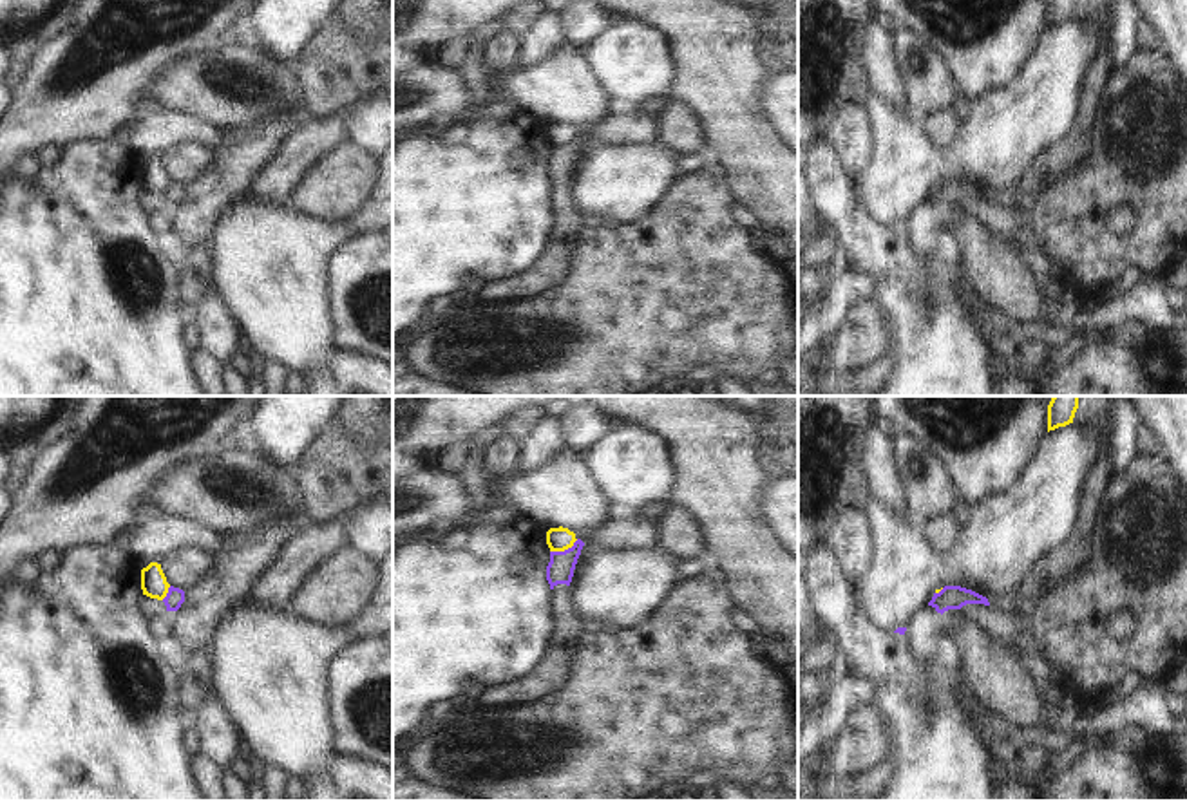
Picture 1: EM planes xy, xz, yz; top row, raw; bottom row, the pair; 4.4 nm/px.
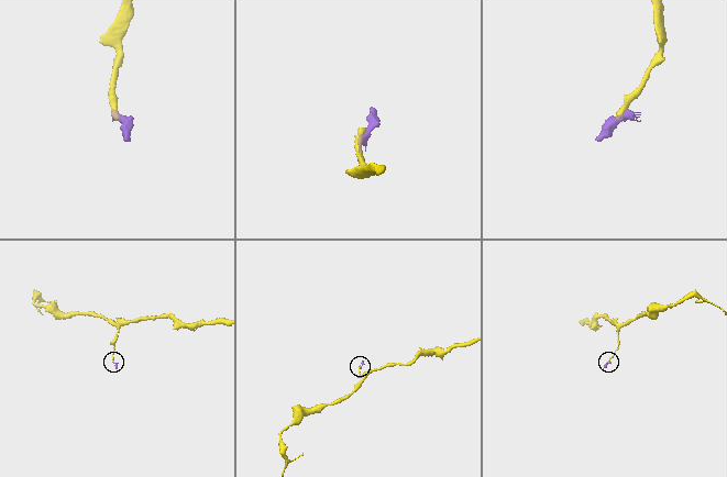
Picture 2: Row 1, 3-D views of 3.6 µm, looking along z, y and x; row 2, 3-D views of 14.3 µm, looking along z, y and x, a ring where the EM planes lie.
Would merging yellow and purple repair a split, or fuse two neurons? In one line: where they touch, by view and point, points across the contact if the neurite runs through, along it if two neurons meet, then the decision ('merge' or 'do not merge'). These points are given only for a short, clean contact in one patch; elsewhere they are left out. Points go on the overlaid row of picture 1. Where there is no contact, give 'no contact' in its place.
xz (563, 550) | along xz (578, 539), (563, 550), (550, 552) | do not merge

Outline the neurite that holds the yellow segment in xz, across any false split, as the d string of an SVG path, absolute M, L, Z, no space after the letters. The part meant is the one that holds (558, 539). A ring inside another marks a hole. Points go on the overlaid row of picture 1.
M563 526L550 528L546 532L546 544L548 544L550 551L565 551L565 550L572 548L575 541L577 541L575 533Z

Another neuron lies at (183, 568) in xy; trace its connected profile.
M197 548L172 550L161 561L166 582L183 591L194 588L212 566L212 553Z

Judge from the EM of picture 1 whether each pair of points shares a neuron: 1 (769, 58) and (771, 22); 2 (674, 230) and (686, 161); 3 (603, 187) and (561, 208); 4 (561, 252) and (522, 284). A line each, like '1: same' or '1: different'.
1: same
2: different
3: different
4: same

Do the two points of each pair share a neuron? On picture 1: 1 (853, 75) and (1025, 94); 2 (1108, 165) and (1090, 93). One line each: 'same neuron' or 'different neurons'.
1: different neurons
2: different neurons

